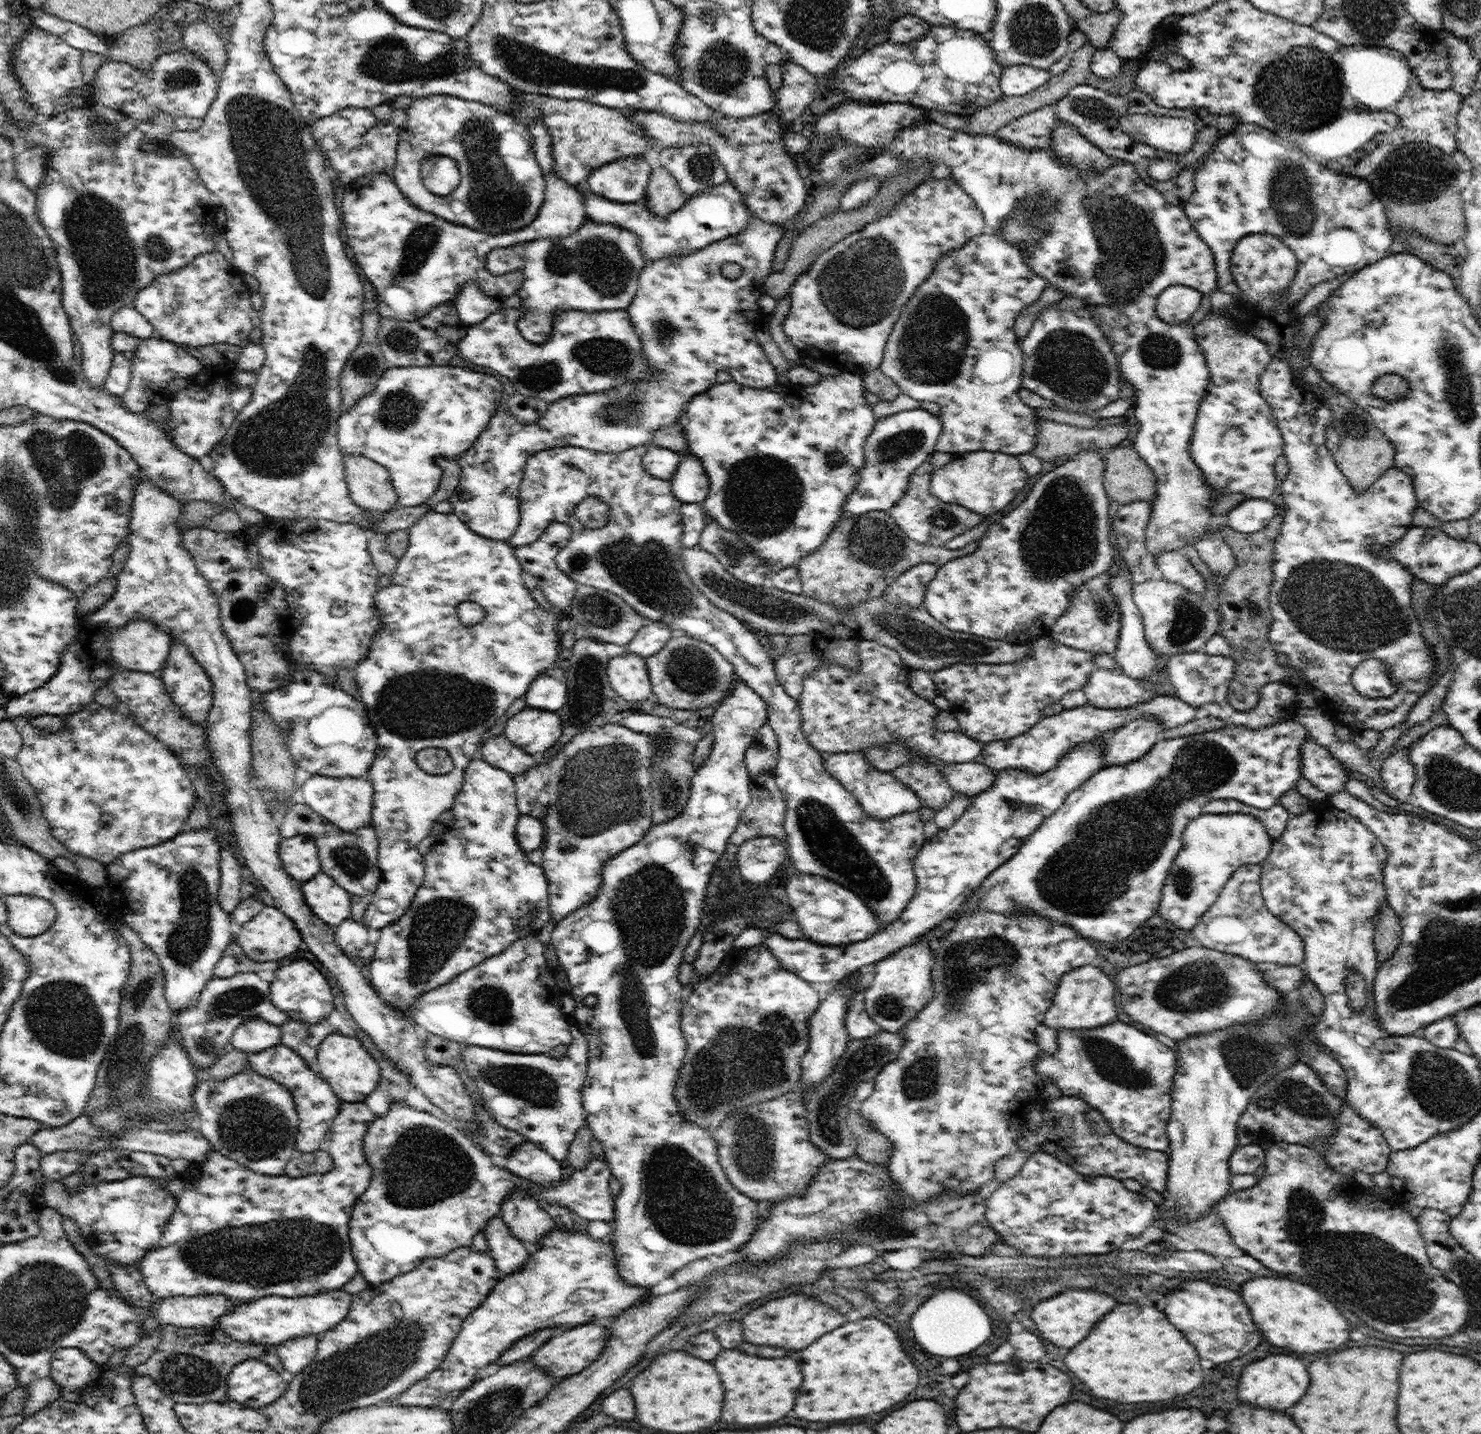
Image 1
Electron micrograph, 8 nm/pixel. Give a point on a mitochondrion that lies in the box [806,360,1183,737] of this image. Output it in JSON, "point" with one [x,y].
{"point":[1060,538]}

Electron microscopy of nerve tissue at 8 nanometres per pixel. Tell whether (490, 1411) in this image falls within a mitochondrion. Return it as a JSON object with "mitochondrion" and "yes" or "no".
{"mitochondrion":"yes"}

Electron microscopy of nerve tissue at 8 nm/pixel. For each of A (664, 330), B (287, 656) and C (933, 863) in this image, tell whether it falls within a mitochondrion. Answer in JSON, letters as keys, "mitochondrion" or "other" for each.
{"A":"mitochondrion","B":"other","C":"other"}

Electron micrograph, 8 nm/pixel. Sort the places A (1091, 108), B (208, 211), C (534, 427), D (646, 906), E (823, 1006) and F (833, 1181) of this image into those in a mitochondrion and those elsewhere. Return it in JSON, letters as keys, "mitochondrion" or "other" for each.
{"A":"mitochondrion","B":"other","C":"other","D":"mitochondrion","E":"other","F":"other"}

